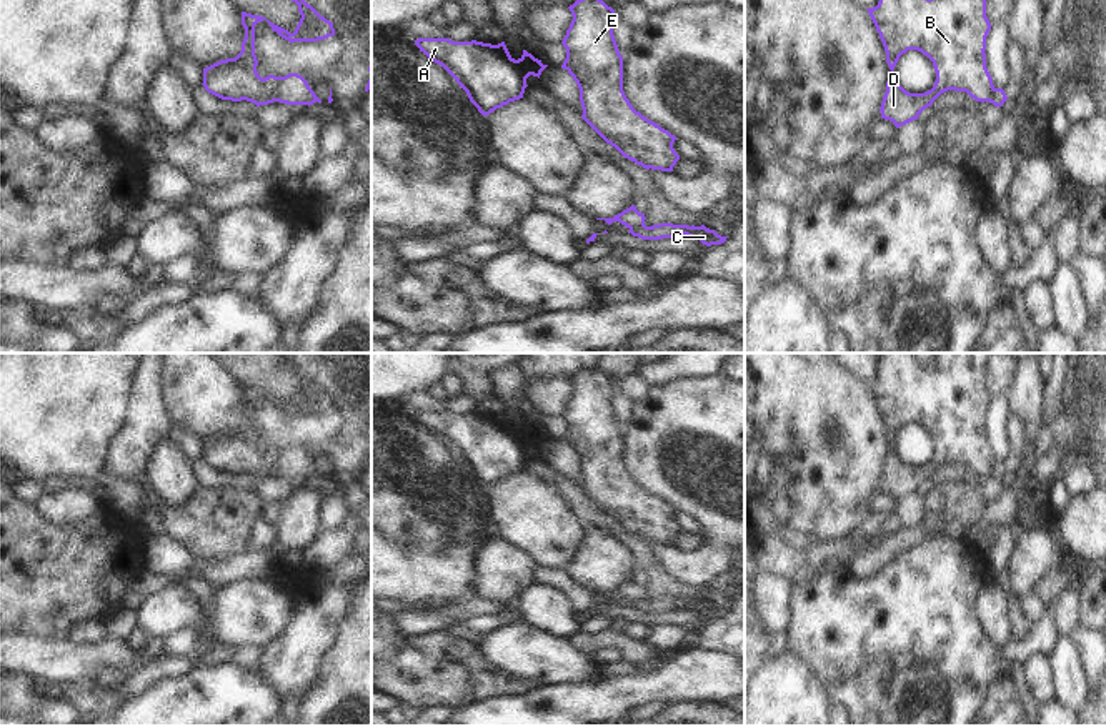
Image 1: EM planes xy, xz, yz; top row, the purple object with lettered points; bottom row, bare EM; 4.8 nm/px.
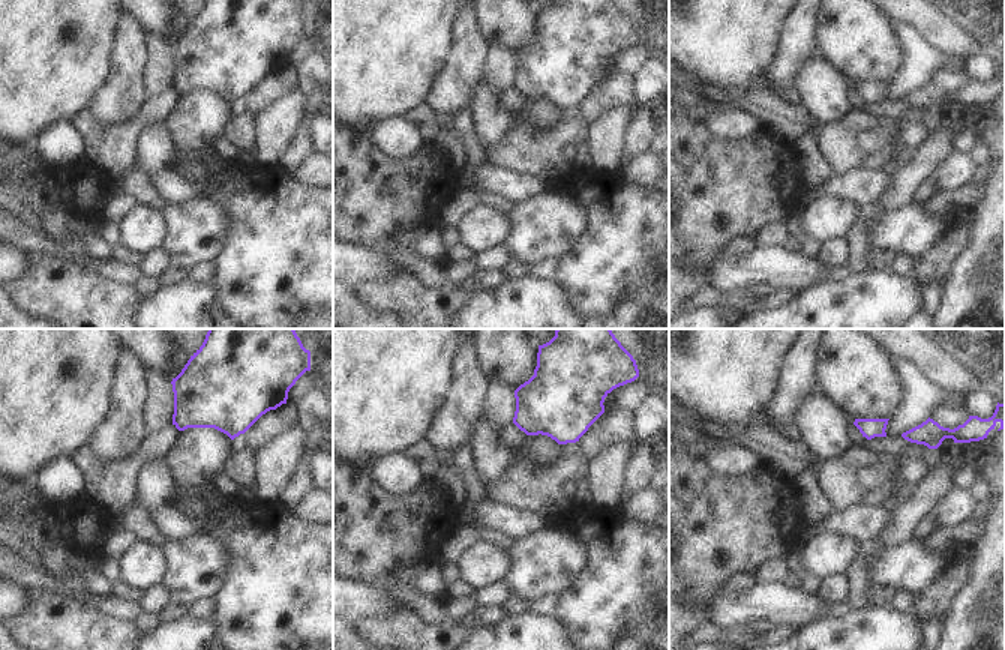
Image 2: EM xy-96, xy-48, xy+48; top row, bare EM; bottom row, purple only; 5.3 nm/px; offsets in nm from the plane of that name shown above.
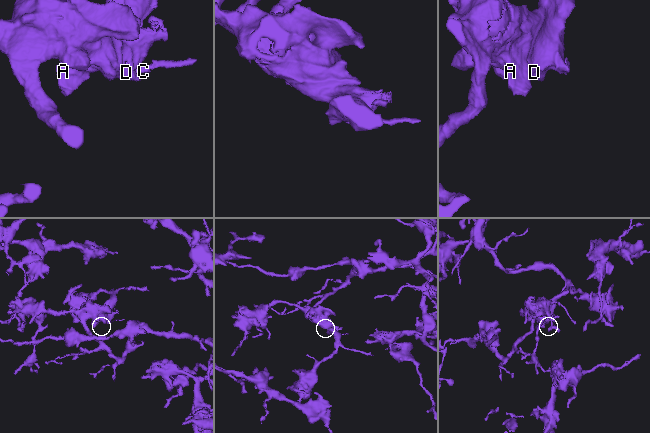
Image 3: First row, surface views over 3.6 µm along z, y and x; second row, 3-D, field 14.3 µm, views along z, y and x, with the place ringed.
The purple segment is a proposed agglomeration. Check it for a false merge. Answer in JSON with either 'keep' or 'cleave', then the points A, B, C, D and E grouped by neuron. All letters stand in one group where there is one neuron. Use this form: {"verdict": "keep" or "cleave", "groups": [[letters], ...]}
{"verdict": "cleave", "groups": [["A", "B", "D", "E"], ["C"]]}

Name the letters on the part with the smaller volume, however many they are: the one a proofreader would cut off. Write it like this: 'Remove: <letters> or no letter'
Remove: C

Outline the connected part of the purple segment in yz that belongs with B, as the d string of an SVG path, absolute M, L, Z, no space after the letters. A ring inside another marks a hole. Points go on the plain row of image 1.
M873 353L879 375L866 381L886 425L891 448L881 475L881 491L896 501L918 493L944 465L966 465L989 475L994 463L986 441L986 390L989 353L938 353L939 368L923 370L913 353ZM918 423L934 440L936 455L924 466L906 465L893 448L903 426Z

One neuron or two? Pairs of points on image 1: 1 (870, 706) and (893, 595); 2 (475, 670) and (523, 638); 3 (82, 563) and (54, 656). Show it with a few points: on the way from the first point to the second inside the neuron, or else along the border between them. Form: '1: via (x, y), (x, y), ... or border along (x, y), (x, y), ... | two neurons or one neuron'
1: via (880, 678), (893, 653), (893, 623) | one neuron
2: border along (475, 645), (487, 660), (523, 678) | two neurons
3: border along (20, 633), (54, 640), (65, 638) | two neurons

